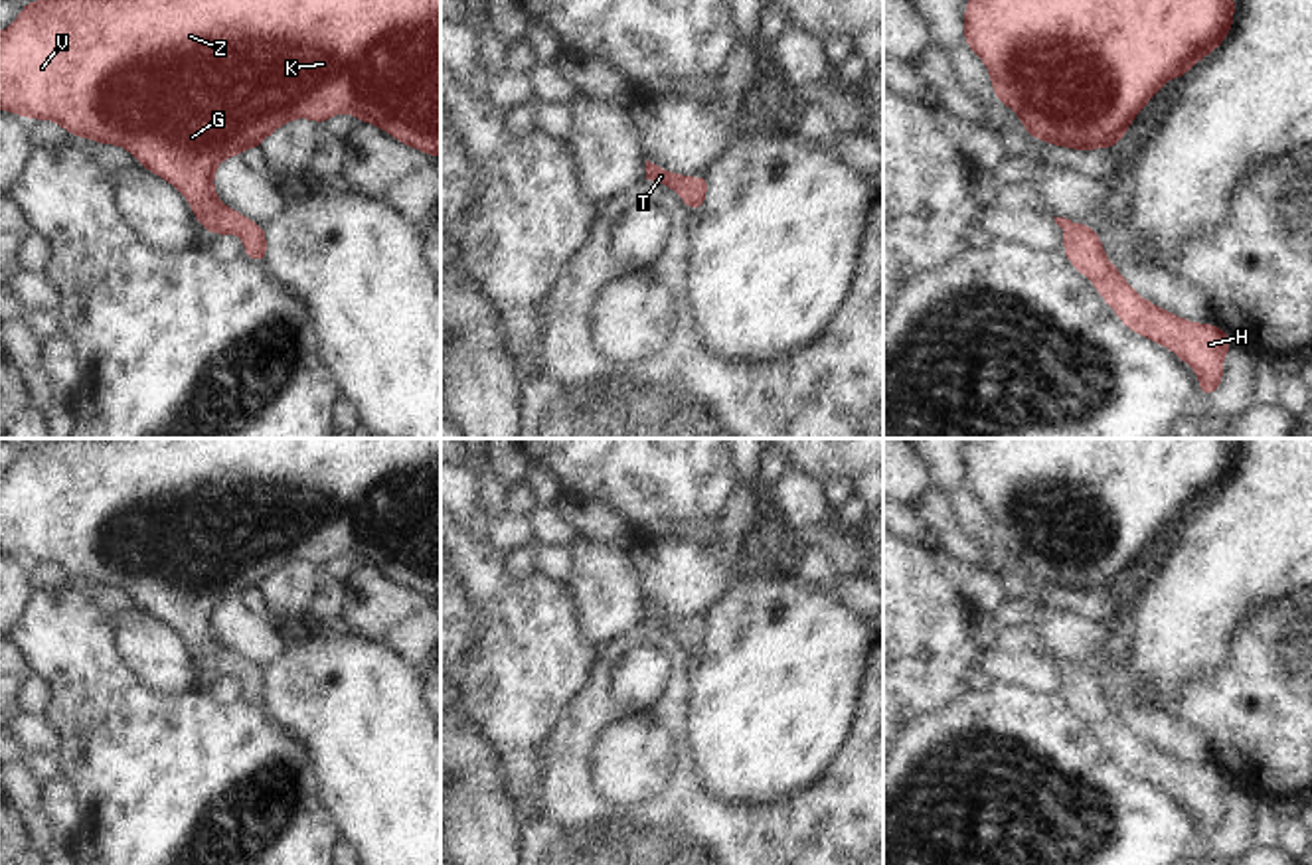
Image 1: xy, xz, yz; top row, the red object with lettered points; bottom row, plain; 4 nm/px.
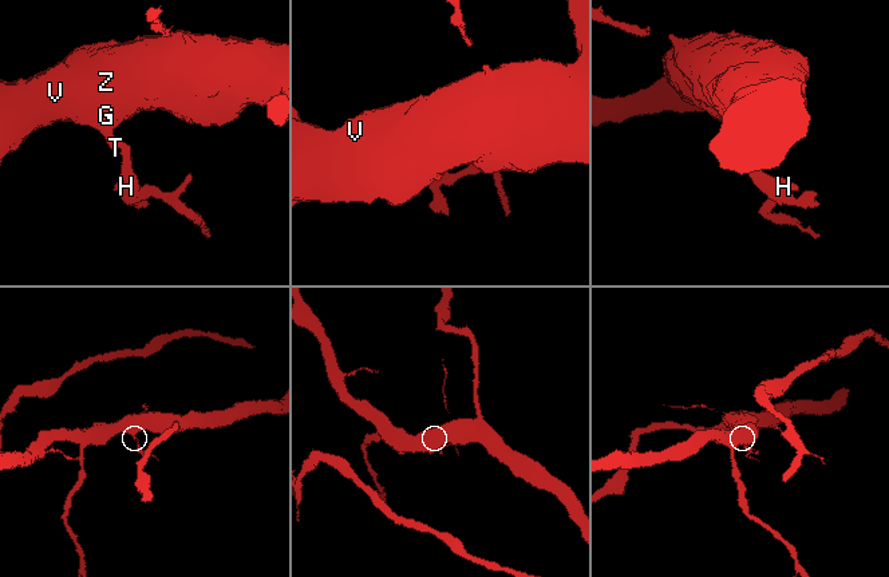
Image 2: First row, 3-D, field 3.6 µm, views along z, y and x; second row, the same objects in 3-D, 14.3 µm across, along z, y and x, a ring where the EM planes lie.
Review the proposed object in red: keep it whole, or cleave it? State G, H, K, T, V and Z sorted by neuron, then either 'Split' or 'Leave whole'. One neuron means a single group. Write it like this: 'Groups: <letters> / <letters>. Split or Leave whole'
Groups: G H K T V Z. Leave whole.

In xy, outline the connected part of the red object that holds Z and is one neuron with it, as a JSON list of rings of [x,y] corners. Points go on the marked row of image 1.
[[[30,0],[10,28],[0,32],[0,111],[30,120],[49,118],[75,138],[128,150],[138,166],[186,197],[200,227],[213,235],[241,235],[243,255],[267,263],[267,229],[217,197],[215,168],[247,148],[261,148],[277,128],[294,118],[324,124],[340,113],[352,113],[358,122],[375,124],[401,144],[441,158],[441,0]]]

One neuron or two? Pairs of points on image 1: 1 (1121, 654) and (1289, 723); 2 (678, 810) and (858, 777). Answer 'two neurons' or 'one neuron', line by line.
1: one neuron
2: one neuron

